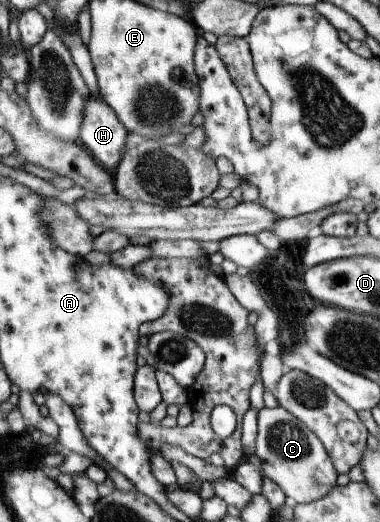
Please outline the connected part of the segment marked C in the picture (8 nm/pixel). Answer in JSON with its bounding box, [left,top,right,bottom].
[256,405,337,504]

